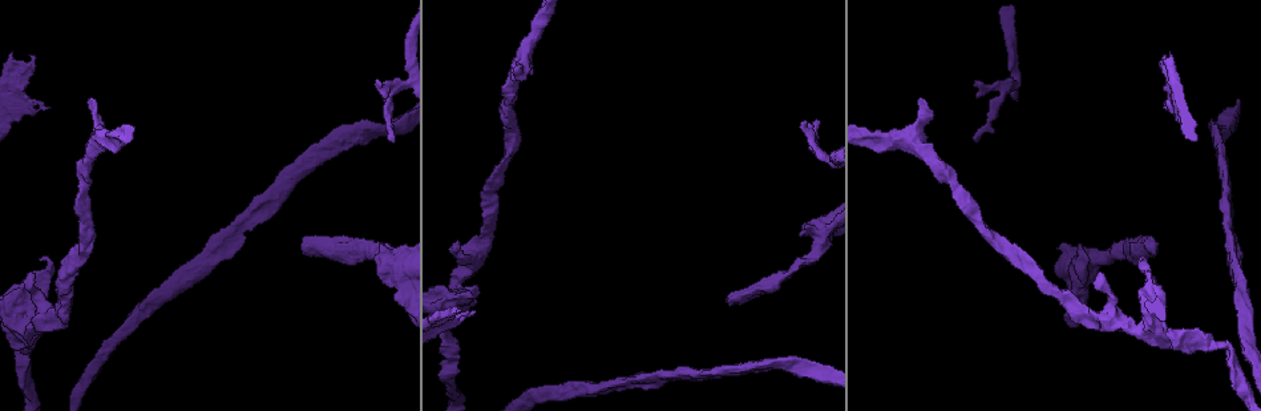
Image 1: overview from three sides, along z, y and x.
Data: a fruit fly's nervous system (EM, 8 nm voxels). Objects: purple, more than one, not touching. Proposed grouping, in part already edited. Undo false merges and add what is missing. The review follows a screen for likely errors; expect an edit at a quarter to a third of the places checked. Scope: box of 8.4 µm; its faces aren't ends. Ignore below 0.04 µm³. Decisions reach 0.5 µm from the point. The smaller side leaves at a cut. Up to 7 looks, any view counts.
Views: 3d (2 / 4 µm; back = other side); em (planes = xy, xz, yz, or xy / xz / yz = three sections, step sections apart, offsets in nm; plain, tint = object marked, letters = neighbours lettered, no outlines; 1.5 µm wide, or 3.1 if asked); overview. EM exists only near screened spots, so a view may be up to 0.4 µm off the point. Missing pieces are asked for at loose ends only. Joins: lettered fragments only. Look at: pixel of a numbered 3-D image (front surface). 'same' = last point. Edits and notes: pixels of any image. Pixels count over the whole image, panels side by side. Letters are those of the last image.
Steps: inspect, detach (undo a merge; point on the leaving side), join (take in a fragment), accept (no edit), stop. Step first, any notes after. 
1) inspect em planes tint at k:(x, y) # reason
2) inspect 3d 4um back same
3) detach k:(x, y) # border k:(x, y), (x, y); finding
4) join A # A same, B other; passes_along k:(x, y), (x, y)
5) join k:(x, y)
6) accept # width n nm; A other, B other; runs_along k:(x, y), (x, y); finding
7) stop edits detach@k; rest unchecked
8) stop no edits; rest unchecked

inspect em xy step 8 tint at 1:(1098, 274) # free end

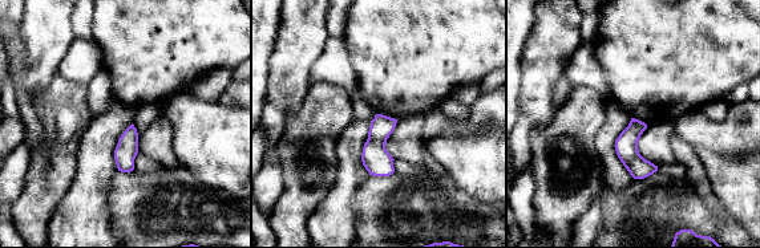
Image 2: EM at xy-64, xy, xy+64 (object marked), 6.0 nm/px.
inspect em planes letters same # cut it another way

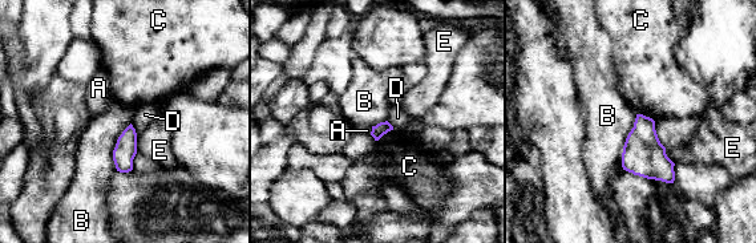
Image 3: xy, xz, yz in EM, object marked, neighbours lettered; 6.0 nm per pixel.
accept # A other, B other, C other, D other, E other; no lettered fragment goes on from it

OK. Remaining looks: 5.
inspect em xy step 4 letters at 1:(88, 101) # branch stops here

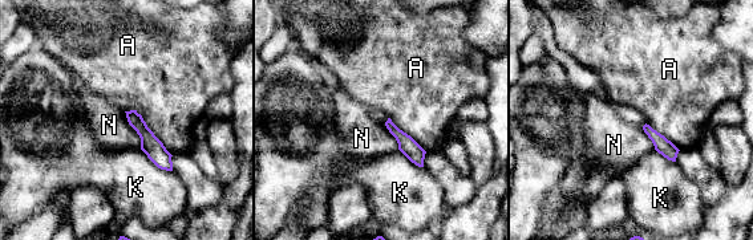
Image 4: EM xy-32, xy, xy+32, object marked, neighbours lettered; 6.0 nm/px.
accept # A other, K other, N other; border 4:(124, 112), (141, 147); none of them fits

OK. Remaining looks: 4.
inspect em xy step 4 tint at 1:(1152, 248) # branch stops here

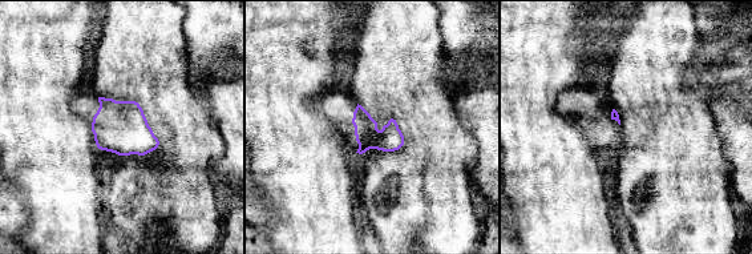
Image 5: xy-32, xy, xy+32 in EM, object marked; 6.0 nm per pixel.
inspect em planes letters same # cut it another way

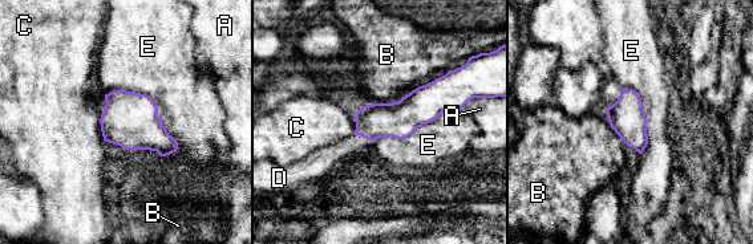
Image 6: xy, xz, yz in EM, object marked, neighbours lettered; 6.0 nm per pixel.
join D # width 220 nm; A other, B other, C other, D same, E other; passes_along 6:(399, 120), (364, 137), (351, 145); the cell continues

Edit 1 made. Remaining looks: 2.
stop edits join@6; rest unchecked

